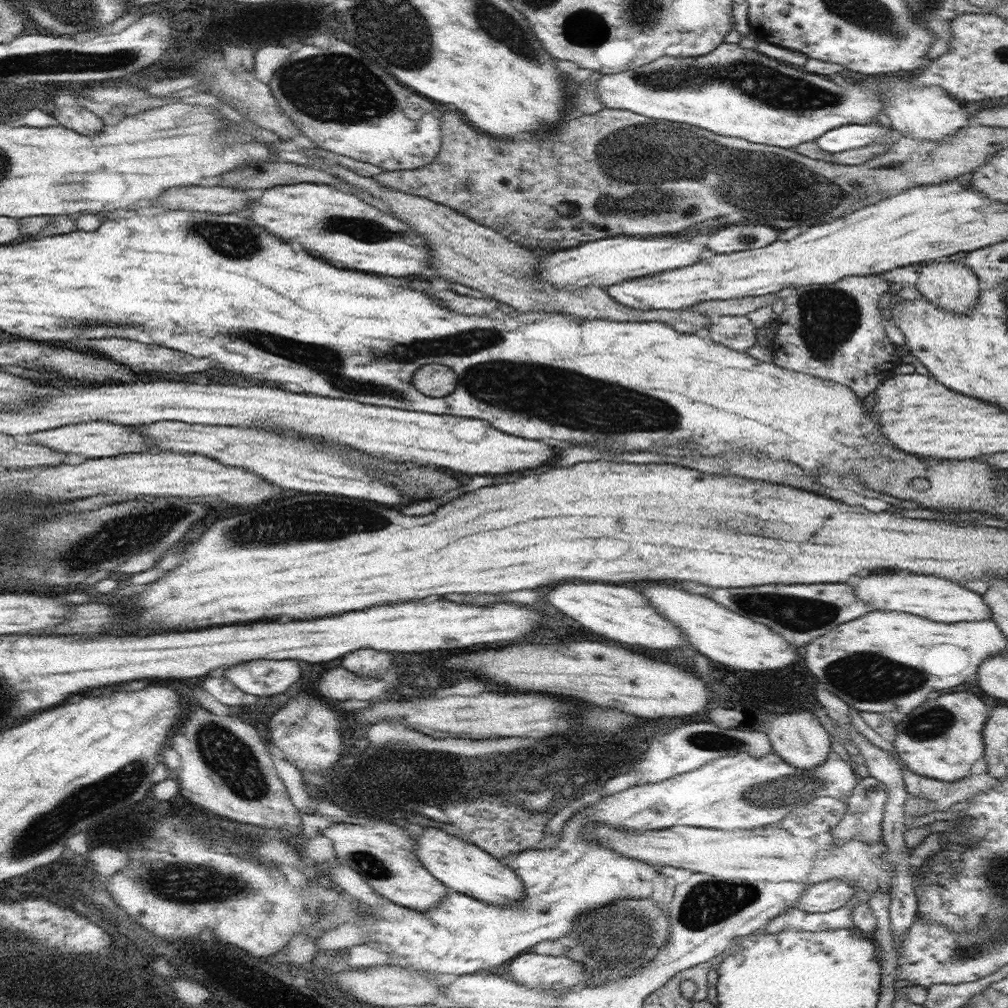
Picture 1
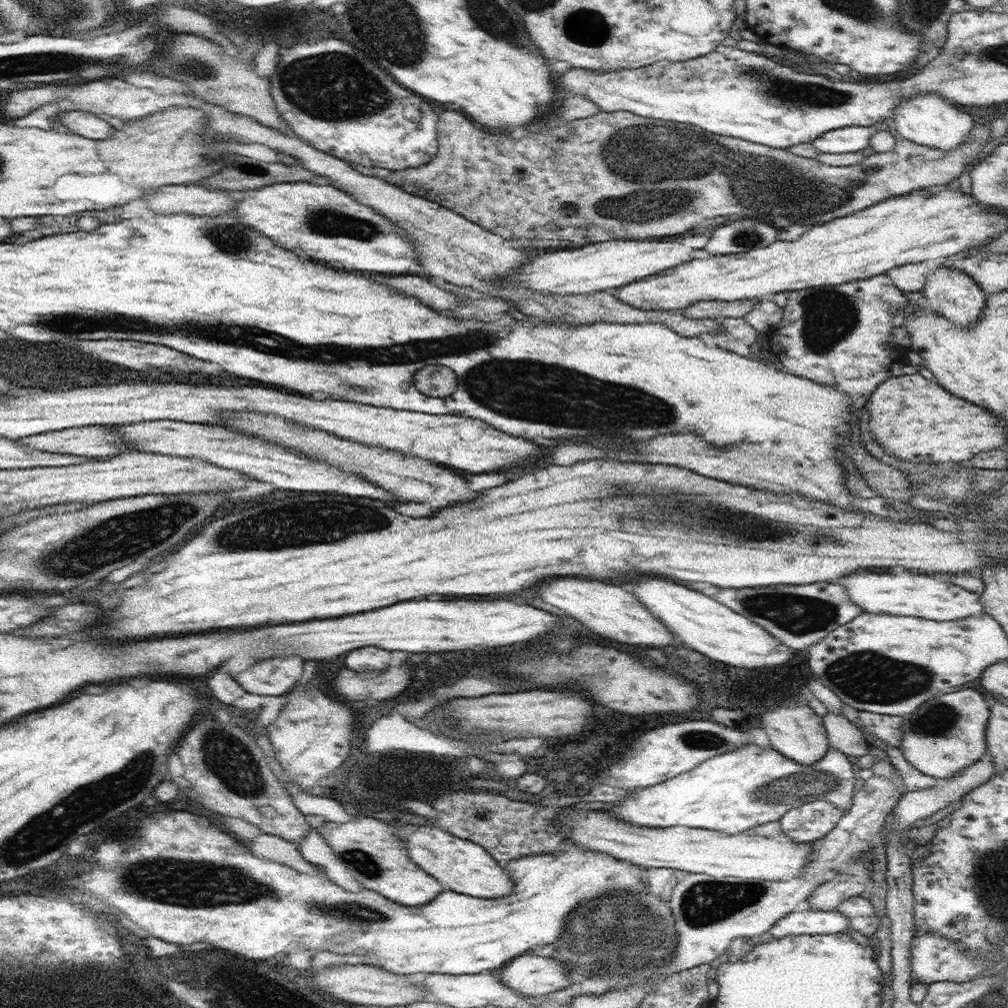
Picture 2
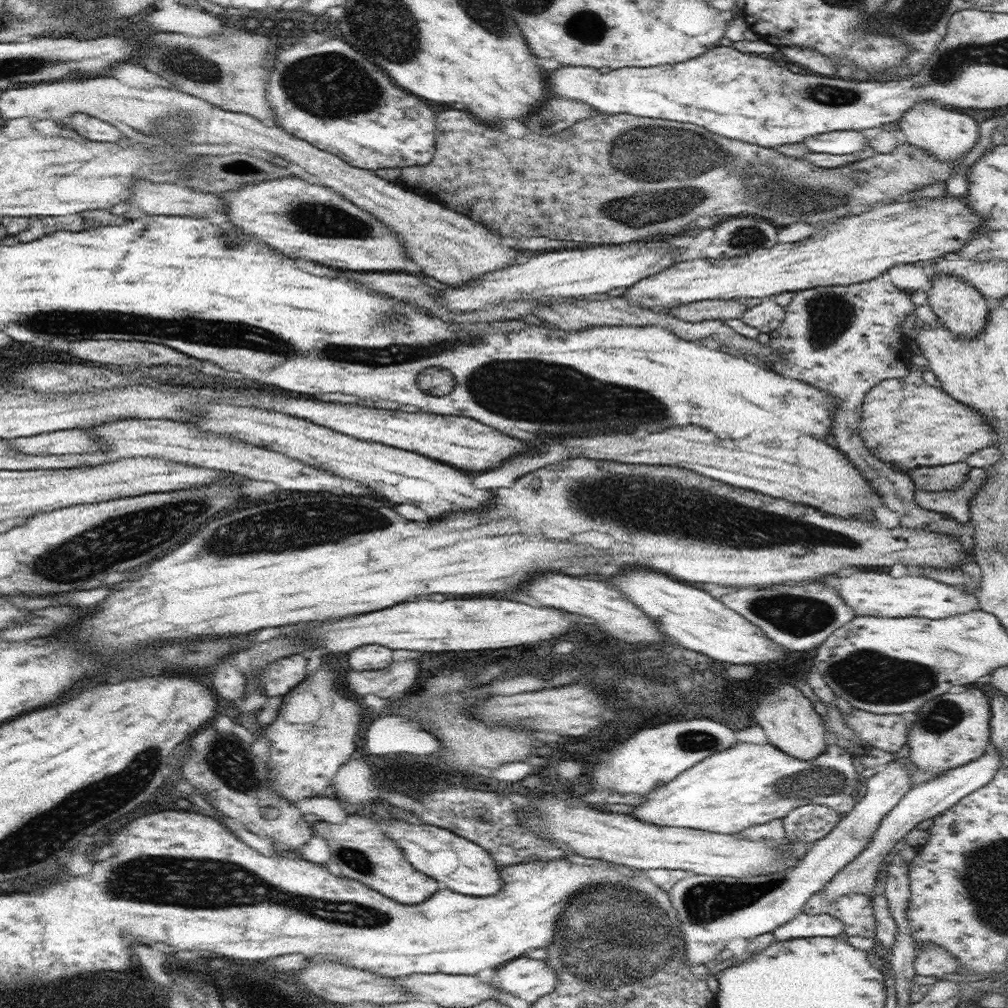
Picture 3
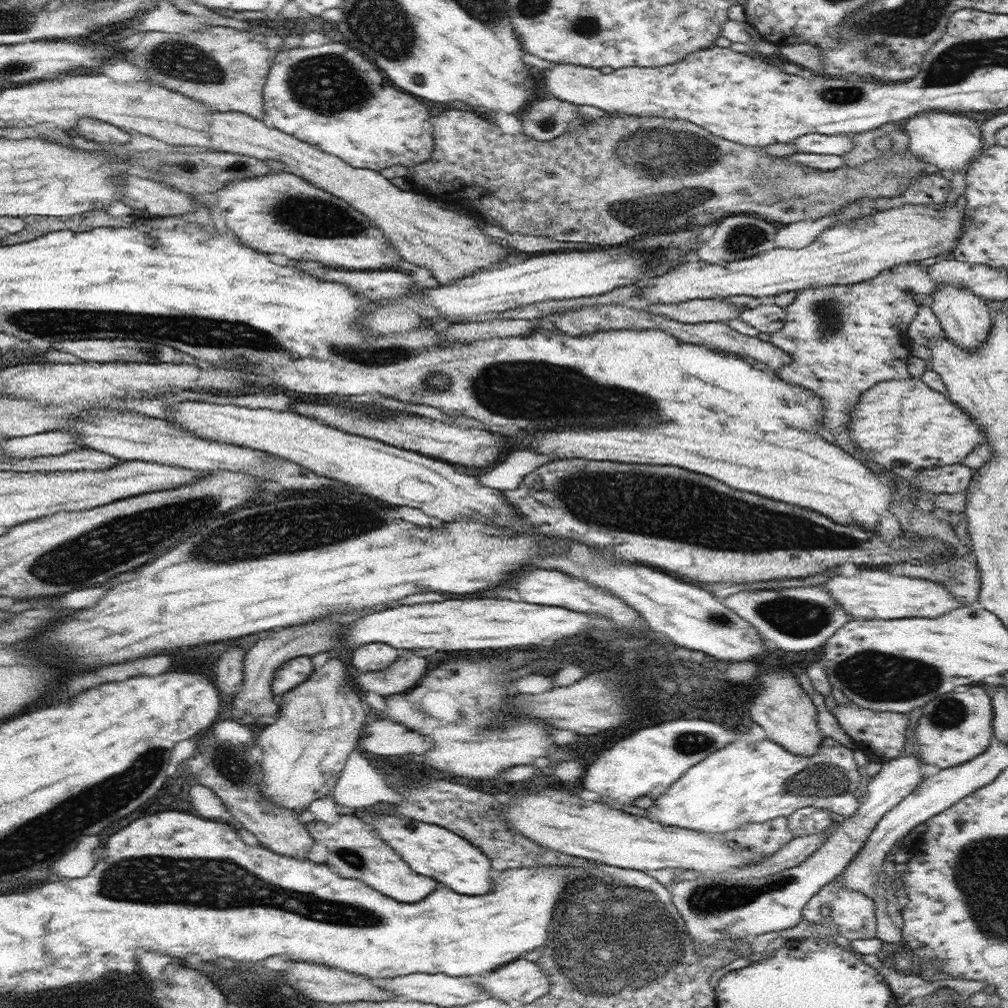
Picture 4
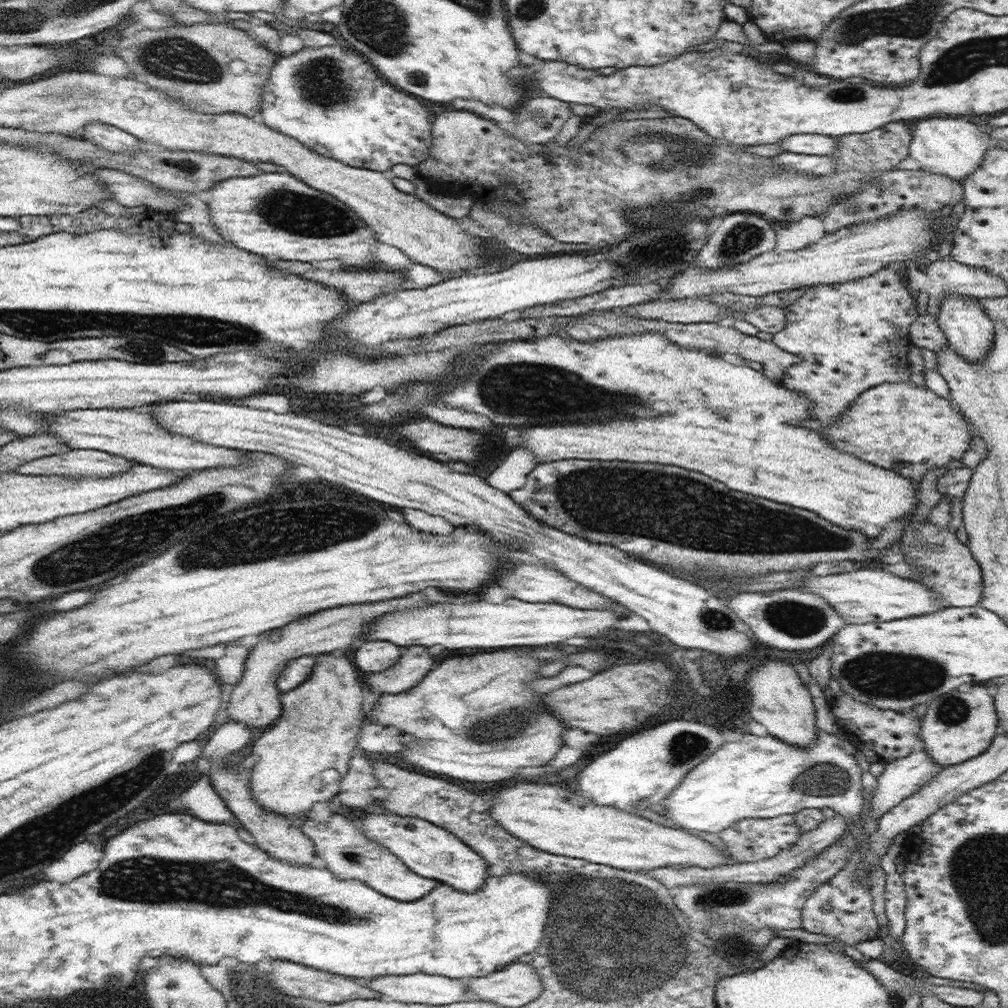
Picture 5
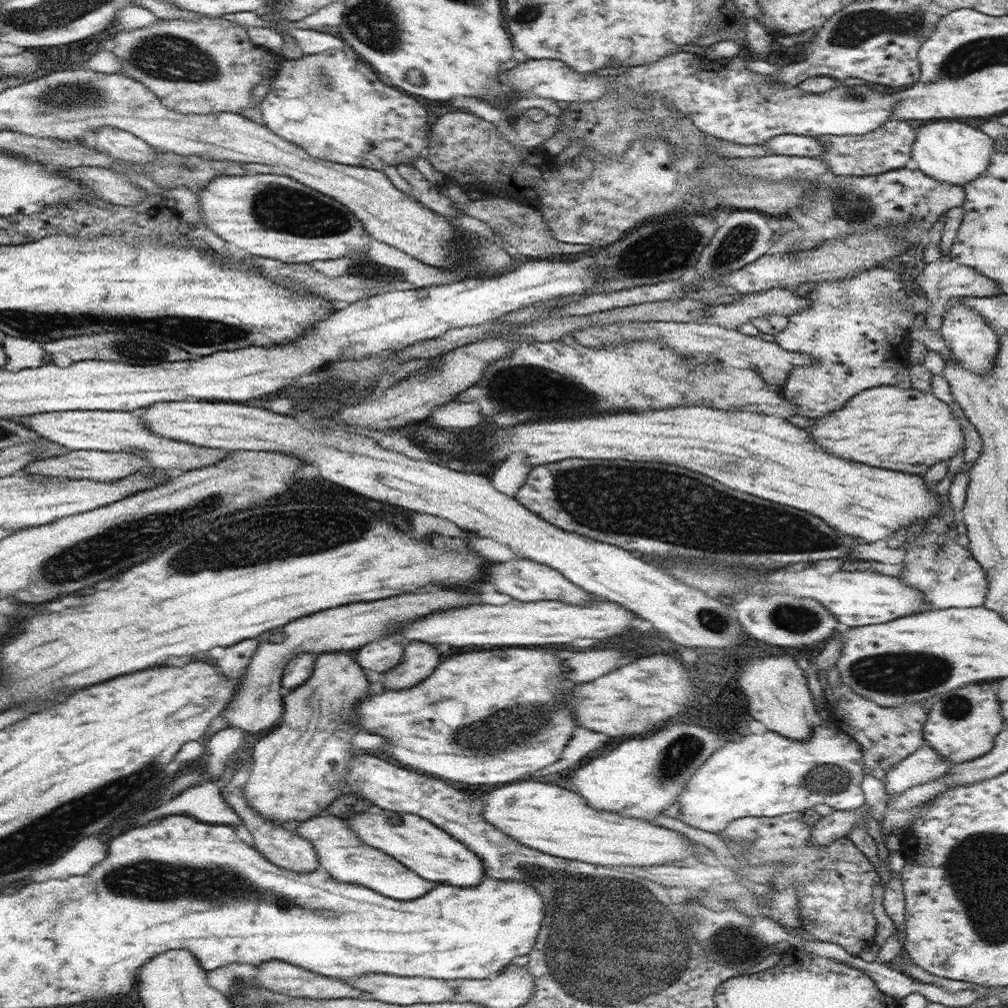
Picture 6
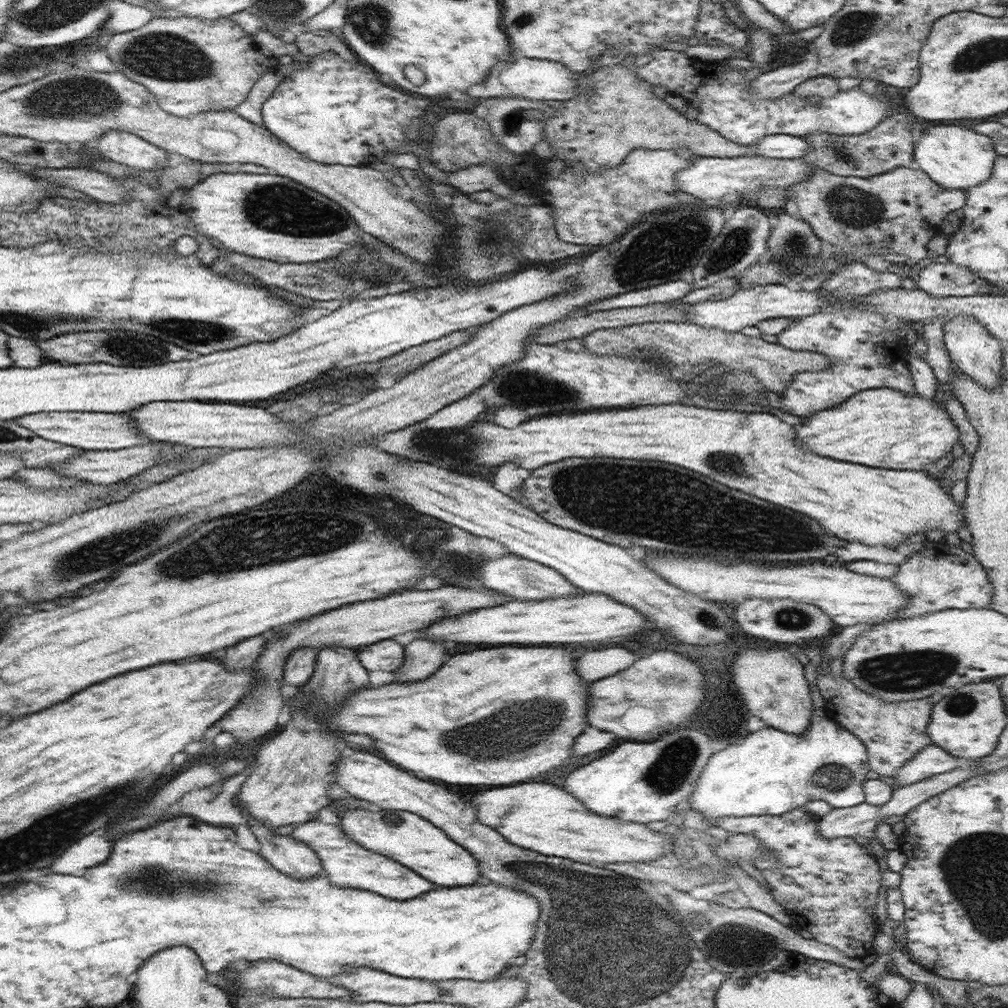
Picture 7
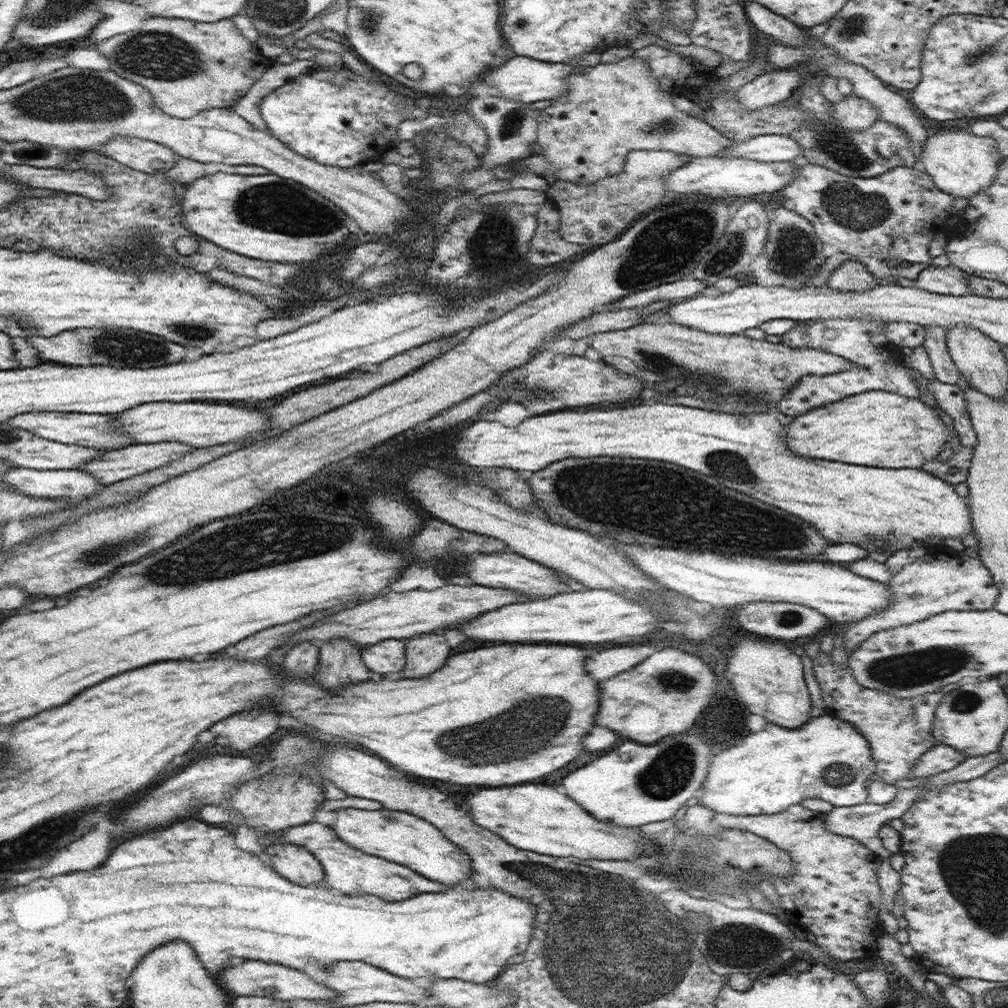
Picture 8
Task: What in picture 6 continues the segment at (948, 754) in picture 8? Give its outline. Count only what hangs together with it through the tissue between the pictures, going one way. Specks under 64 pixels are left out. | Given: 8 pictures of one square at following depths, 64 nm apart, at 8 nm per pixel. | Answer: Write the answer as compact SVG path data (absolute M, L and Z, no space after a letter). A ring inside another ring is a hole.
M925 746L904 758L902 762L891 766L886 772L887 804L907 788L921 785L934 780L939 776L945 776L952 768L952 763L934 752L931 746Z

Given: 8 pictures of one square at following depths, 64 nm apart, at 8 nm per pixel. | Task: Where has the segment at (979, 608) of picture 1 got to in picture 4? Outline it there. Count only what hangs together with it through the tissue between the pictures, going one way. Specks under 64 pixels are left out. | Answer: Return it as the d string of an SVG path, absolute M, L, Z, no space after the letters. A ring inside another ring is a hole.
M860 570L856 576L834 576L822 586L826 586L834 602L846 610L851 620L872 620L888 618L936 618L946 614L960 604L950 596L948 589L936 582L908 576L894 576L882 570Z

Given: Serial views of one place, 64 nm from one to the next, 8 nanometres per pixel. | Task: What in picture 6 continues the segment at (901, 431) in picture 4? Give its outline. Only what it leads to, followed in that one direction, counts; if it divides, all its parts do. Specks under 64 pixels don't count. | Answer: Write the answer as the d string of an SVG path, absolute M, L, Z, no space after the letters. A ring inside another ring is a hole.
M882 385L860 391L840 412L832 412L816 420L812 428L808 428L810 436L830 454L852 458L870 466L924 474L930 467L941 460L951 459L964 448L964 437L961 424L954 418L952 409L947 403L936 398L931 392L922 392L917 388L900 388L899 386Z

